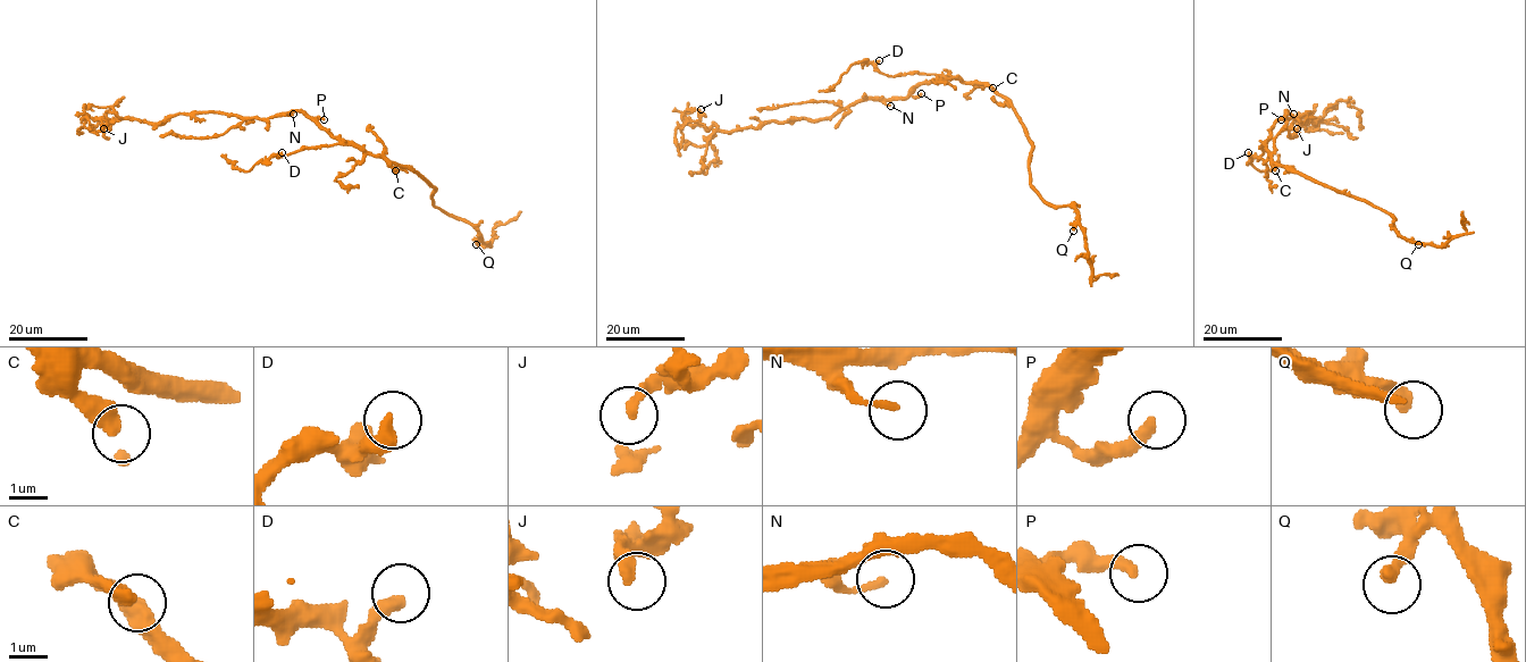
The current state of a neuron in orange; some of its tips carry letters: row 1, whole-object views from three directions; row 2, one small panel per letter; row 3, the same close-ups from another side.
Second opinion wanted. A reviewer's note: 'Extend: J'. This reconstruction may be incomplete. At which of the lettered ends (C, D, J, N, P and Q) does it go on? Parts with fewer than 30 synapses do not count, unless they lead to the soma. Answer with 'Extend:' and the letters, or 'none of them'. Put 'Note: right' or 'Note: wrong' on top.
Note: wrong
Extend: none of them

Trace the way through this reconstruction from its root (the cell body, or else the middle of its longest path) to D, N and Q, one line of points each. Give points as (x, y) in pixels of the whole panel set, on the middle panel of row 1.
D: (950, 77), (917, 73), (887, 76), (875, 66), (879, 60)
N: (950, 77), (922, 82), (906, 97), (883, 101), (890, 106)
Q: (950, 77), (984, 83), (1007, 101), (1031, 144), (1030, 185), (1046, 201), (1074, 209), (1073, 231)

